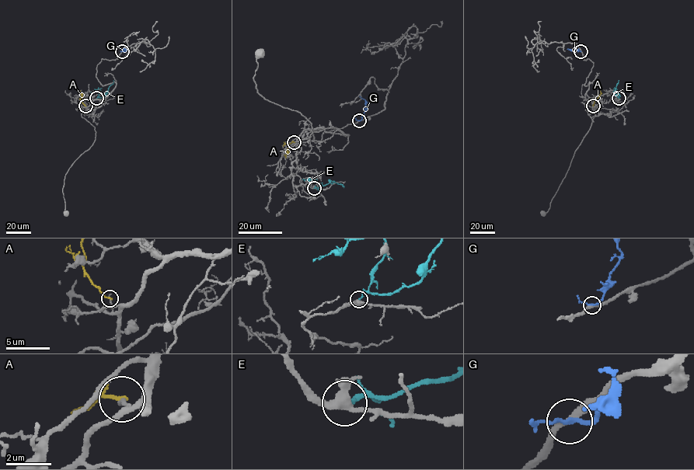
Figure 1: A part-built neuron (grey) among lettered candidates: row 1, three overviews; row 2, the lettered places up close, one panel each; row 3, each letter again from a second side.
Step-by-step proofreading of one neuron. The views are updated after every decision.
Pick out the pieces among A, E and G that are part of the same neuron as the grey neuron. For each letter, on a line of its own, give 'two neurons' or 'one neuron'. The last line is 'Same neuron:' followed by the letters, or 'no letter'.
A: two neurons
E: two neurons
G: two neurons
Same neuron: no letter

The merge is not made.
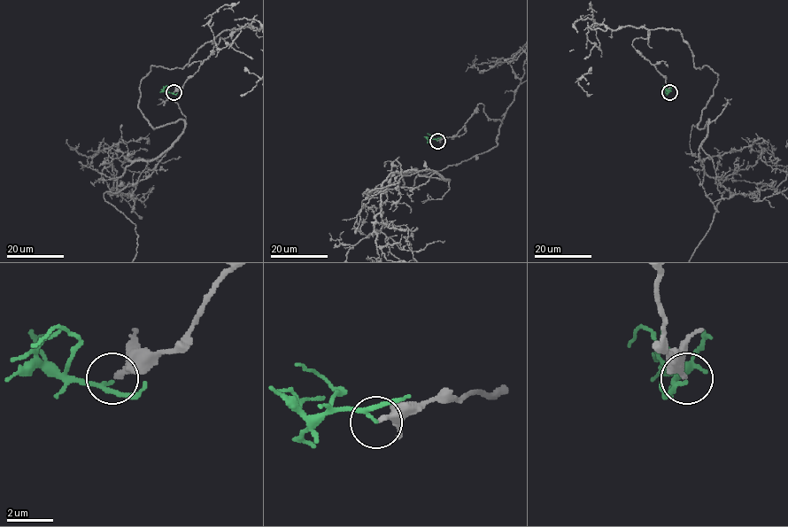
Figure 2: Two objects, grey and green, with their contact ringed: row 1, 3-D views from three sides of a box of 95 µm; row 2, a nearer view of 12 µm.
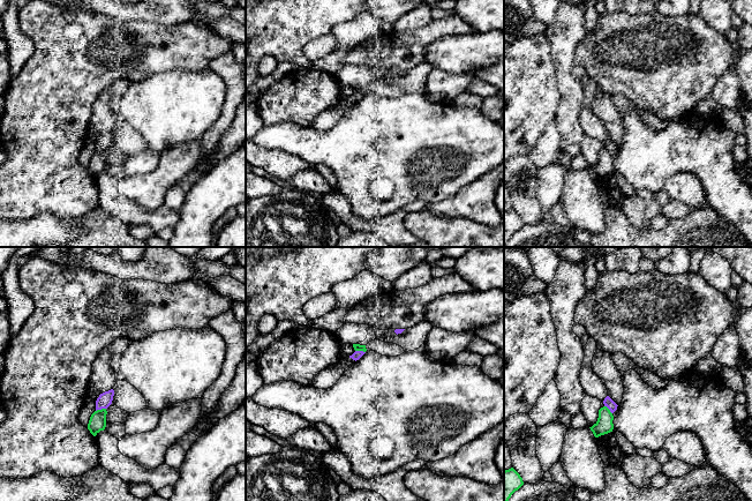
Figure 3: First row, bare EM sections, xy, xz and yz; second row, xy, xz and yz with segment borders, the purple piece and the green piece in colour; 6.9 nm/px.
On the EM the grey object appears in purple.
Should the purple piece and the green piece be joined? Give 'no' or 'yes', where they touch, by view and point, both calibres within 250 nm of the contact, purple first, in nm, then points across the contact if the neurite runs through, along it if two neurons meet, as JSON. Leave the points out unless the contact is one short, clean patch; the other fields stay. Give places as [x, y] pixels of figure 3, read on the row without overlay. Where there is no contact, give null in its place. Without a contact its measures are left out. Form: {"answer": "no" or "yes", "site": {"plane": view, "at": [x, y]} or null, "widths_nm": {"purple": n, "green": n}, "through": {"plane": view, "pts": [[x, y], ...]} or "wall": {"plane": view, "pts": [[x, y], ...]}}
{"answer": "no", "site": {"plane": "xy", "at": [100, 150]}, "widths_nm": {"purple": 100, "green": 120}, "wall": {"plane": "xy", "pts": [[105, 149], [96, 152]]}}

